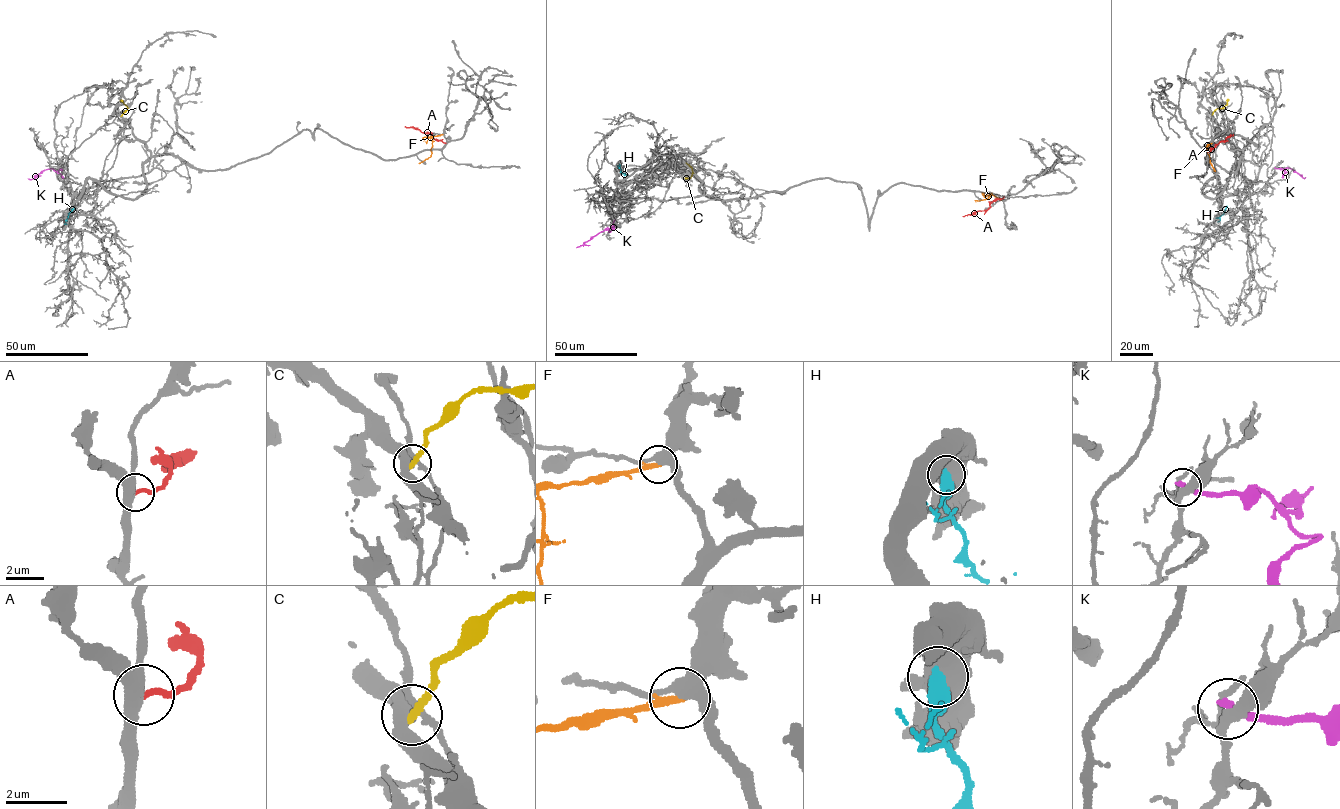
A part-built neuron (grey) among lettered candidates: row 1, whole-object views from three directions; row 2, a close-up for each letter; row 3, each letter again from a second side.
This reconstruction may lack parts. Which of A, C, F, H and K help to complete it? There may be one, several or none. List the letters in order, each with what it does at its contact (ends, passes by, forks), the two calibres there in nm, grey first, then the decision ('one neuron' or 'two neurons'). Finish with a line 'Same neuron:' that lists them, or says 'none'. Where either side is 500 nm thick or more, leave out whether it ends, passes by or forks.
A: it ends there; 420 nm thick on the grey side, 220 nm on the other; two neurons
C: it ends there; 200 nm thick on the grey side, 260 nm on the other; two neurons
F: it ends there; 360 nm thick on the grey side, 260 nm on the other; two neurons
H: 800 nm thick on the grey side, 500 nm on the other; two neurons
K: it ends there; 280 nm thick on the grey side, 300 nm on the other; two neurons
Same neuron: none

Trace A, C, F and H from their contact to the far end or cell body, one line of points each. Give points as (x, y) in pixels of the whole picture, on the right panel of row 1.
A: (1208, 151), (1233, 134)
C: (1211, 115), (1227, 104), (1228, 99)
F: (1211, 143), (1207, 145), (1207, 153), (1214, 171)
H: (1216, 218), (1223, 213), (1227, 205)

